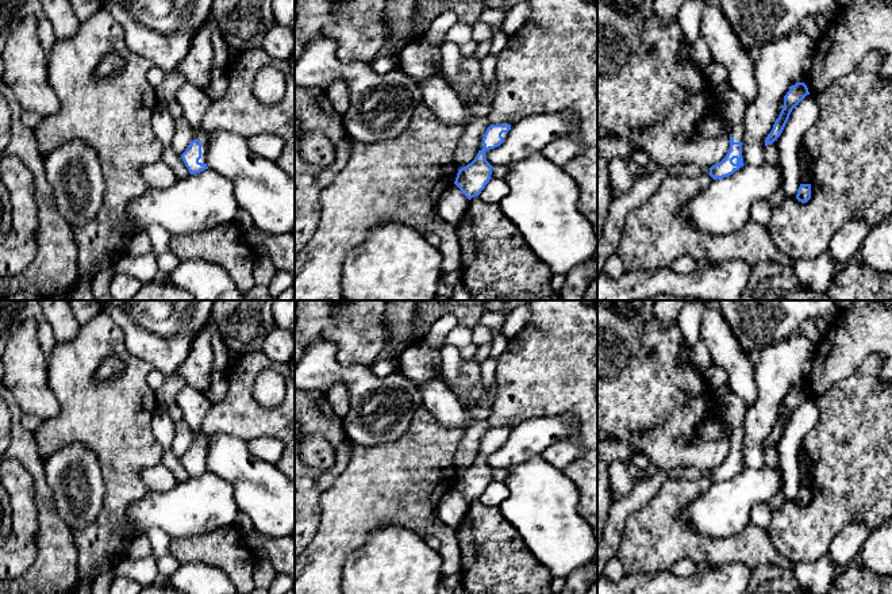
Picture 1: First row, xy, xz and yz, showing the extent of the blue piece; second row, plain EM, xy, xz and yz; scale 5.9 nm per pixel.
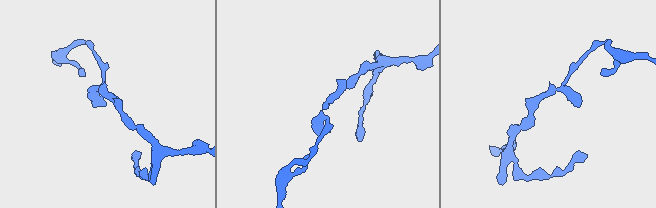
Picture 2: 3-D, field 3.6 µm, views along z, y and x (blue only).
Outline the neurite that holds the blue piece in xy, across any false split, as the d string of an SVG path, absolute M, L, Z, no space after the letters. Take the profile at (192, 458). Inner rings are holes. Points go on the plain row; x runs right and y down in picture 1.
M185 384L176 395L176 405L182 413L182 421L188 424L193 432L193 444L181 457L181 461L191 478L208 472L205 467L207 438L201 433L203 419L211 409L211 401Z

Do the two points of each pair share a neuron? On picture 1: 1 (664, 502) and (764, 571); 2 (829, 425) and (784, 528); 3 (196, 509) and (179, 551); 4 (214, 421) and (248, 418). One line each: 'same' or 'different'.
1: different
2: same
3: different
4: same

